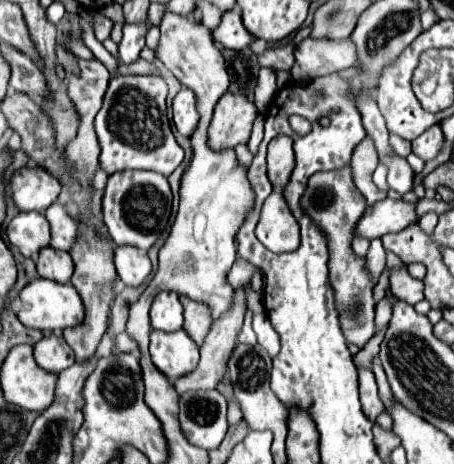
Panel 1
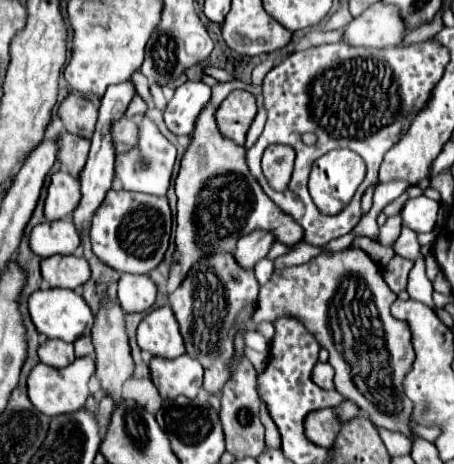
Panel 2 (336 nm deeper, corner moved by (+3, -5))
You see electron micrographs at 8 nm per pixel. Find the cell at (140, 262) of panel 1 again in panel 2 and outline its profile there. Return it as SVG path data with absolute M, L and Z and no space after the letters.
M123 273L119 279L117 299L123 311L127 313L147 311L155 303L155 293L157 293L157 287L149 279L149 275Z

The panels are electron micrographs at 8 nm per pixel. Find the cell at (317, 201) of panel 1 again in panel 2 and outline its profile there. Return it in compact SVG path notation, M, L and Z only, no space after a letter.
M347 247L343 251L323 251L313 257L309 263L285 269L281 275L273 273L271 281L265 283L259 291L259 305L253 315L253 321L273 321L277 313L293 313L299 321L305 323L309 333L315 335L321 347L329 351L329 365L335 369L335 389L345 395L349 401L357 403L369 419L385 429L401 431L411 437L409 431L409 399L401 389L401 381L409 371L409 365L415 359L411 331L405 321L395 319L389 313L391 303L397 295L389 289L389 285L381 277L381 269L371 257L359 247Z

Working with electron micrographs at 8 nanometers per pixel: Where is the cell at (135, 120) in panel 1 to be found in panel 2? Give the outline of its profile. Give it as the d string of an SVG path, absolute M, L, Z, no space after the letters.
M141 115L139 119L139 143L135 149L119 153L115 159L115 177L123 183L127 191L141 191L149 195L165 195L171 183L171 173L175 165L175 147L159 133L157 125Z

